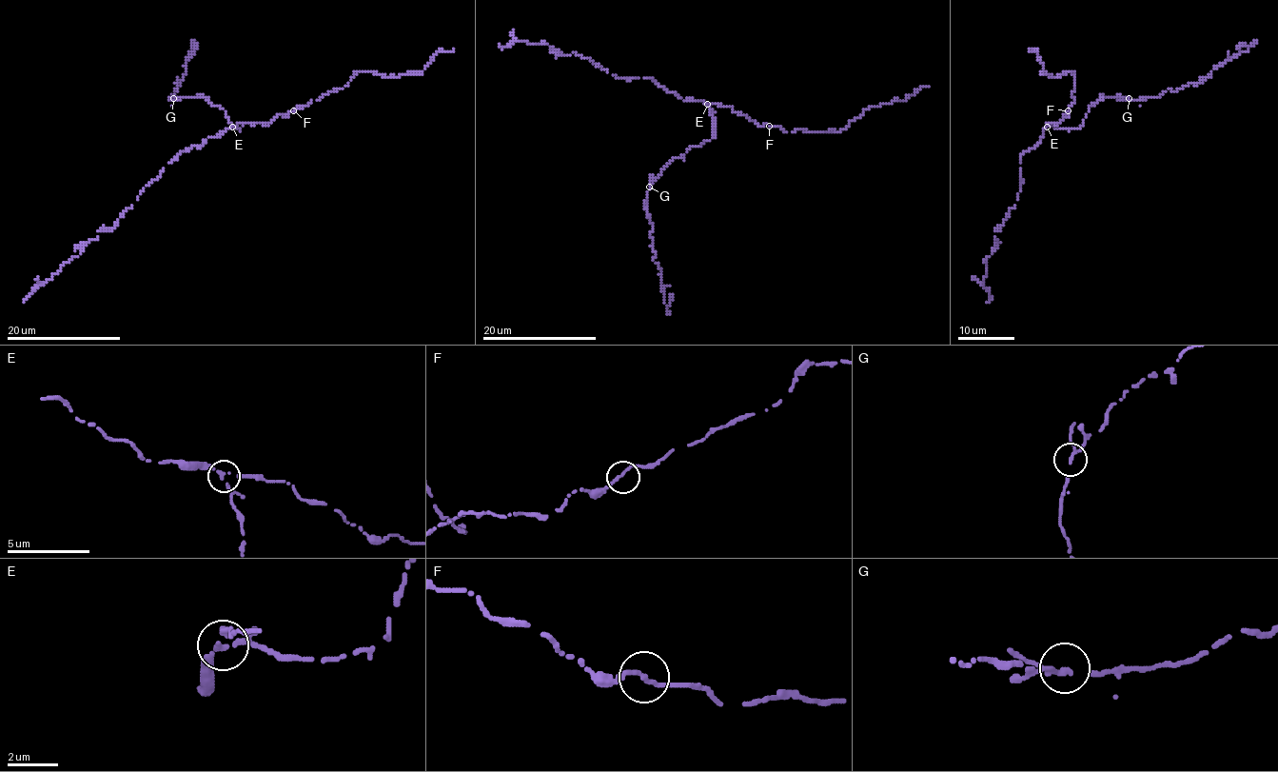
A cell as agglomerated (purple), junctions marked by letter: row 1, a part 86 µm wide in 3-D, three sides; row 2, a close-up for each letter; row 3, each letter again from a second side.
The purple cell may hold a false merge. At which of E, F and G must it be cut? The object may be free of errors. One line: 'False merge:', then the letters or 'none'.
False merge: none

